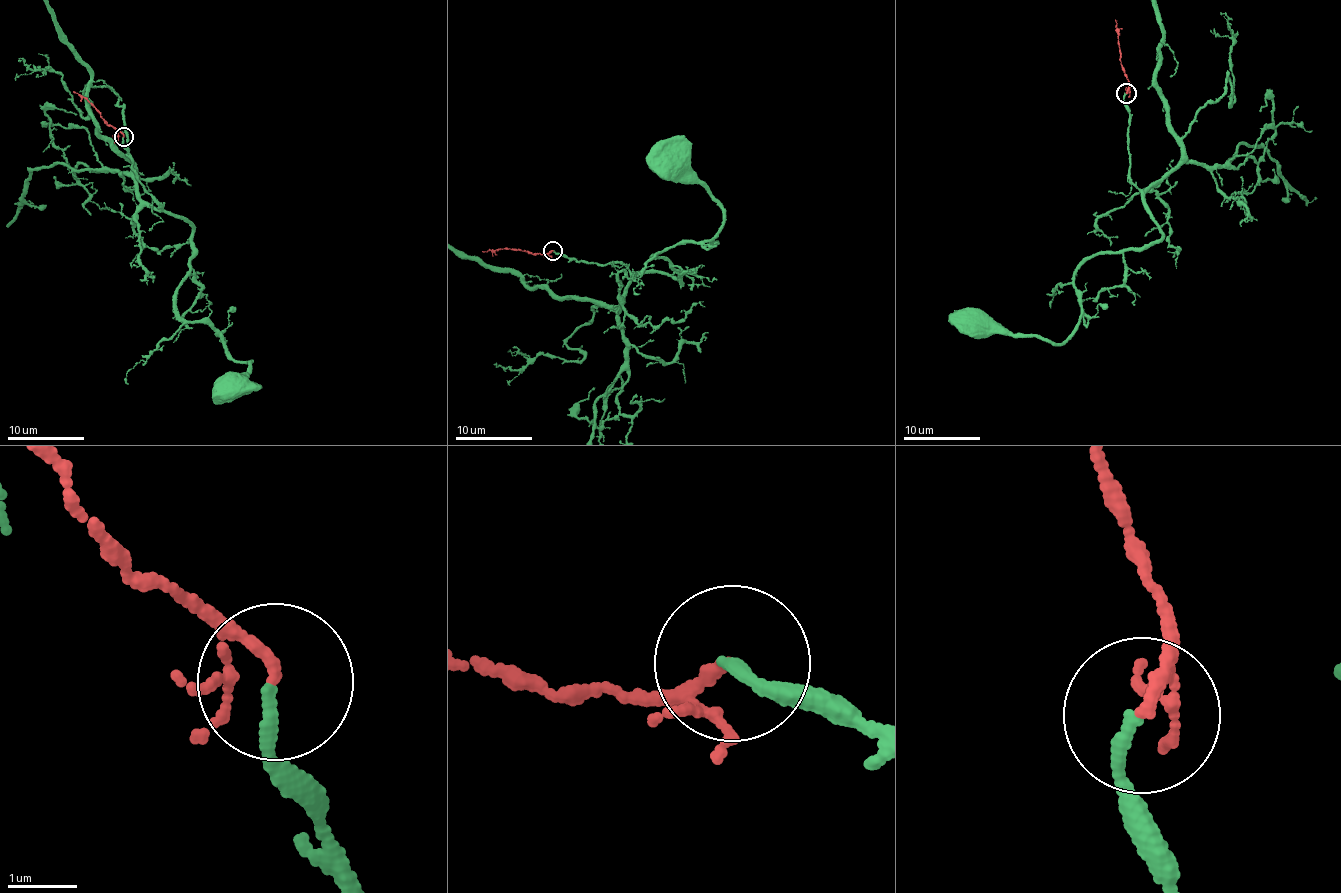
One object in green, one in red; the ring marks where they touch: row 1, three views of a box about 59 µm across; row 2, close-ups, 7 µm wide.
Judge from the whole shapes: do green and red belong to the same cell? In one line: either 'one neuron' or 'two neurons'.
one neuron

